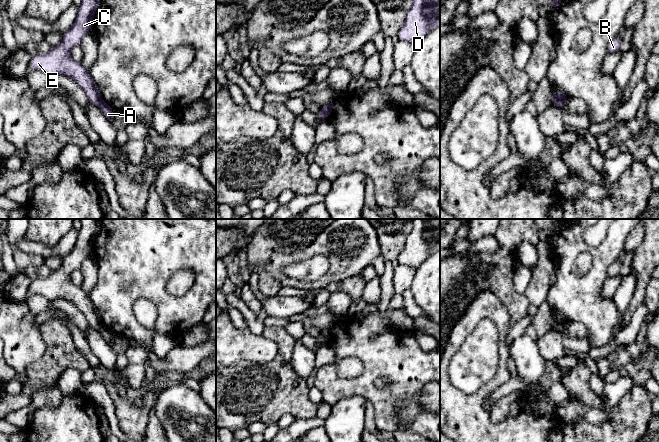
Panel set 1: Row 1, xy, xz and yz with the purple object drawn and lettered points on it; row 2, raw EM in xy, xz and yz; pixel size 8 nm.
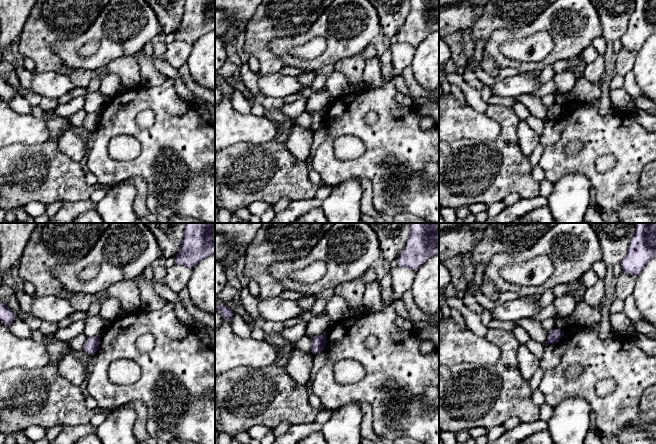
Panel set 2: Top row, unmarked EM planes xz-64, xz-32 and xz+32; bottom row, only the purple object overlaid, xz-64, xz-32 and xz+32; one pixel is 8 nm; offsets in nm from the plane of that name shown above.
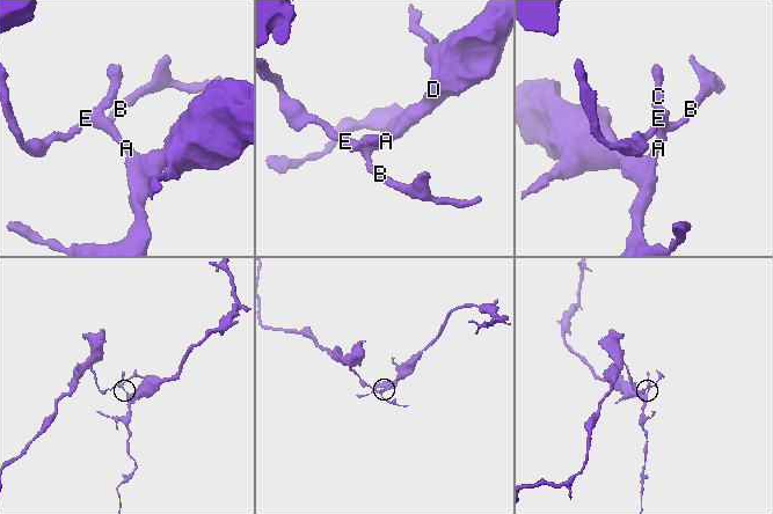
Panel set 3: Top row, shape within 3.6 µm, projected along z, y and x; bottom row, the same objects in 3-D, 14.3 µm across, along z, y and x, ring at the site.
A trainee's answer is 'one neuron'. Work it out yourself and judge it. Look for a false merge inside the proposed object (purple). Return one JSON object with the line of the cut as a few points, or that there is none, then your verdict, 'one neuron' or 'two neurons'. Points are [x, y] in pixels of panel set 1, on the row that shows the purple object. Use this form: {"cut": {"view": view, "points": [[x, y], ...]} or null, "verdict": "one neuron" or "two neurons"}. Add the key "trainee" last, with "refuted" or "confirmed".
{"cut": {"view": "xy", "points": [[102, 100], [97, 105]]}, "verdict": "two neurons", "trainee": "refuted"}

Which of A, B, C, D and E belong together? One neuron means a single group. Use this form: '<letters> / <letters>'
A D / B C E

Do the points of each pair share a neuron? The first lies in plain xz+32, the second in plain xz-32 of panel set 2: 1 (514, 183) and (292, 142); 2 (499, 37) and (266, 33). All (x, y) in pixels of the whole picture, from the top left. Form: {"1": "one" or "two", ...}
{"1": "two", "2": "two"}

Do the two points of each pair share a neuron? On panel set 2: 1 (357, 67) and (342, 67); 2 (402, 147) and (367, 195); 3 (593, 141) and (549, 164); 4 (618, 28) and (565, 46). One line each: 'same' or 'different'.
1: same
2: different
3: same
4: different

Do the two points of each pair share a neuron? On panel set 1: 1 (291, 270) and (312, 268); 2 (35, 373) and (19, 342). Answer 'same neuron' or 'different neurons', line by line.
1: same neuron
2: different neurons

